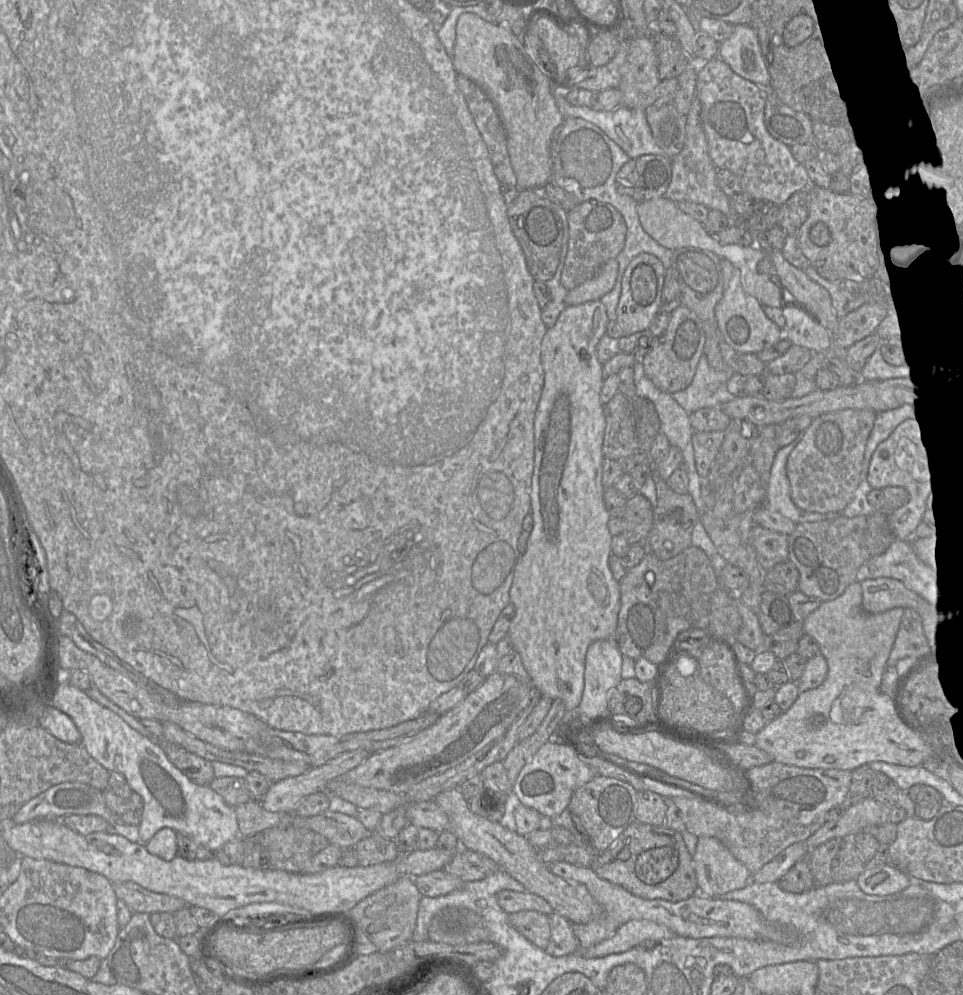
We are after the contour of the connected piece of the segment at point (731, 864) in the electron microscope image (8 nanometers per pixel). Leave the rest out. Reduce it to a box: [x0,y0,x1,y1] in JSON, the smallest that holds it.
[692,837,751,898]

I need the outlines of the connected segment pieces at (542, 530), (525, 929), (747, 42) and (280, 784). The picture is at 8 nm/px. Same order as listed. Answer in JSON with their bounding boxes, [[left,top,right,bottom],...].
[[507,300,621,713],[509,910,551,950],[717,24,771,89],[259,749,369,813]]

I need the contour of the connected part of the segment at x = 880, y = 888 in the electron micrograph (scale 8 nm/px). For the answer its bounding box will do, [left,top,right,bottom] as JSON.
[857,864,909,896]

